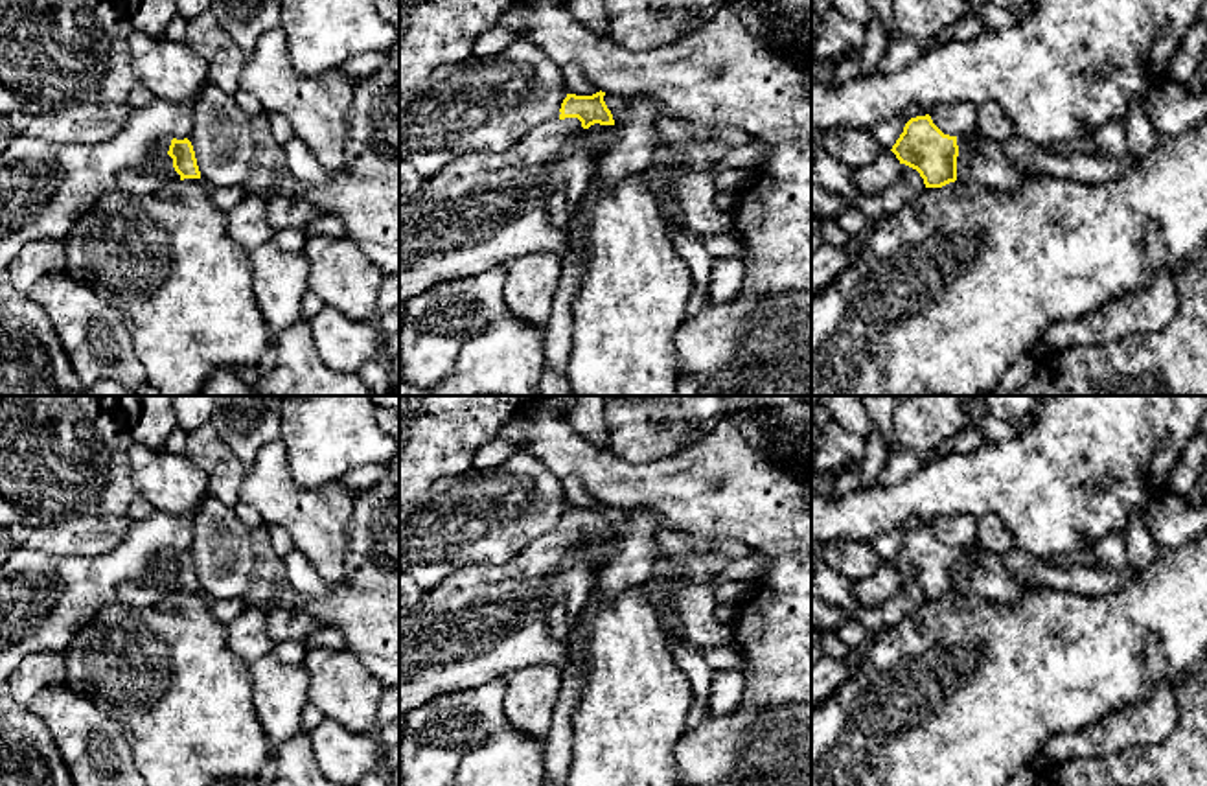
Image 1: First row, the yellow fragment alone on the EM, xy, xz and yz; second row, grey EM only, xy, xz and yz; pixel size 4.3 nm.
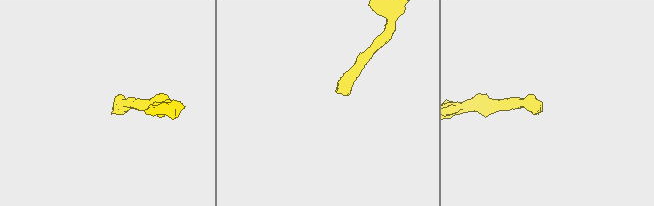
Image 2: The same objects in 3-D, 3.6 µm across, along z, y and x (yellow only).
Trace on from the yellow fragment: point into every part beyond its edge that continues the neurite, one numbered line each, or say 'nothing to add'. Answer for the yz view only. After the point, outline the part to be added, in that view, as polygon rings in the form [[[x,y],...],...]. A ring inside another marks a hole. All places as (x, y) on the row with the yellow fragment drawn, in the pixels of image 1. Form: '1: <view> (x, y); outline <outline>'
1: yz (981, 159); outline [[[975,131],[957,136],[957,180],[983,184],[992,191],[1005,191],[1021,186],[1034,171],[1016,169],[1005,155],[1003,142]]]

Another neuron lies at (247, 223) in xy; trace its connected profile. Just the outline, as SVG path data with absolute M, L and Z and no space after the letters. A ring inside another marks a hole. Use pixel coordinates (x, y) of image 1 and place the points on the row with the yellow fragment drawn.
M248 191L228 214L228 234L247 252L272 241L274 228L265 215L267 195L261 191Z

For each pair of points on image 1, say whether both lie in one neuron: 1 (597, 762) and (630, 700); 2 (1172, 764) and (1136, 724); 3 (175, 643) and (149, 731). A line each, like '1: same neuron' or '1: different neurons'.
1: same neuron
2: different neurons
3: same neuron

